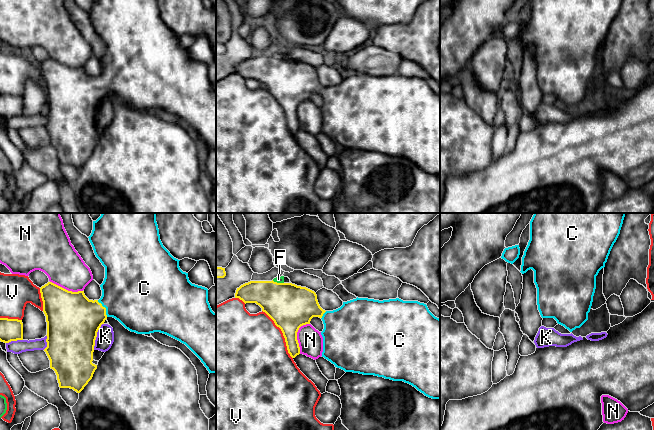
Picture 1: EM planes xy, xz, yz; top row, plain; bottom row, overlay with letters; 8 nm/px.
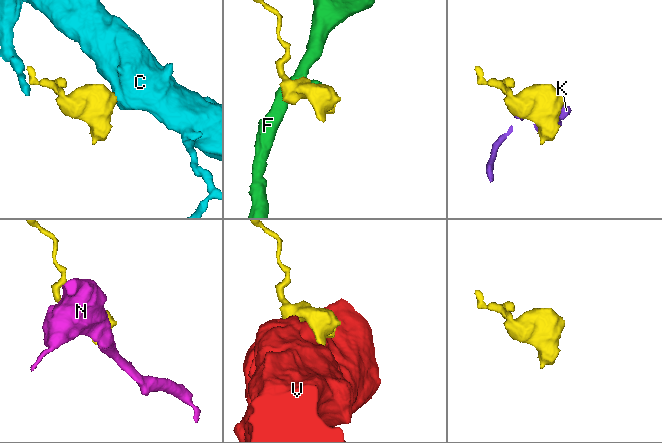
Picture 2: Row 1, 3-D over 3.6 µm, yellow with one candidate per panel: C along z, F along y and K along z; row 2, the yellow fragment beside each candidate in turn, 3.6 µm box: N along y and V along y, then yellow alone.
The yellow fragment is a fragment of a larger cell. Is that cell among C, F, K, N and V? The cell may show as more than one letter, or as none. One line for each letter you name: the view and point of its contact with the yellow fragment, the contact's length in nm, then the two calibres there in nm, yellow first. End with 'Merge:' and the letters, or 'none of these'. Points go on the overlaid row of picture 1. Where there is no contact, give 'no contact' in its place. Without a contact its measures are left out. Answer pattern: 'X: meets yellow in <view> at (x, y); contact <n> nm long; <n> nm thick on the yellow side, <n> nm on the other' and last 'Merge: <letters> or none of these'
C: meets yellow in xy at (105, 308); contact 160 nm long; 380 nm thick on the yellow side, 500 nm on the other
Merge: C

